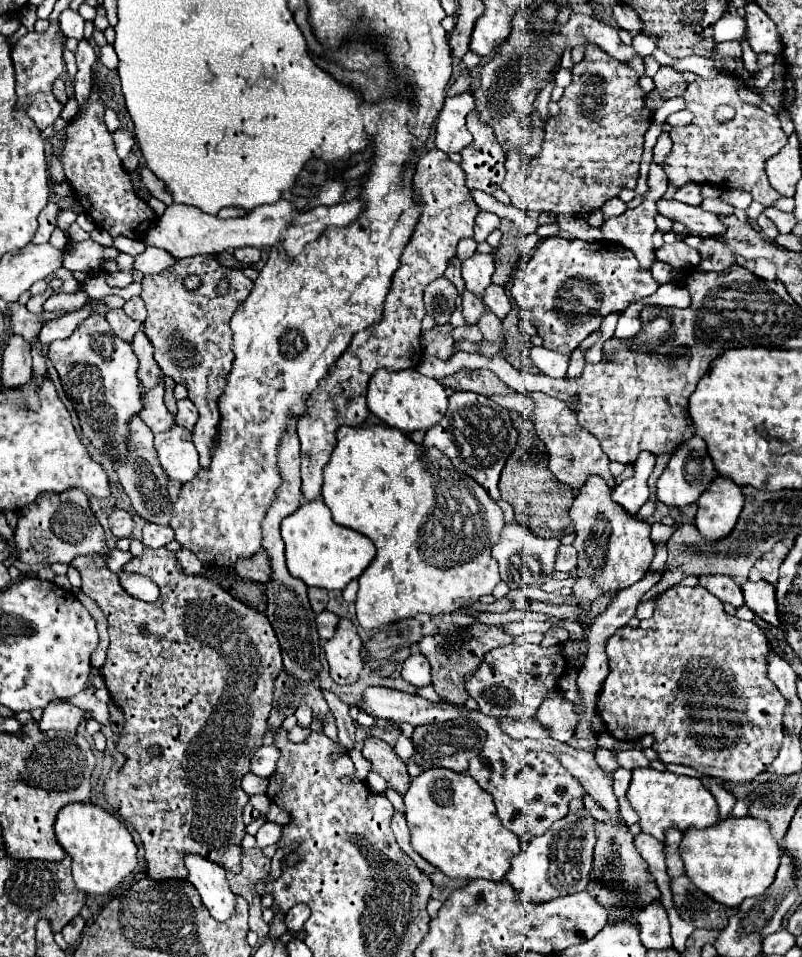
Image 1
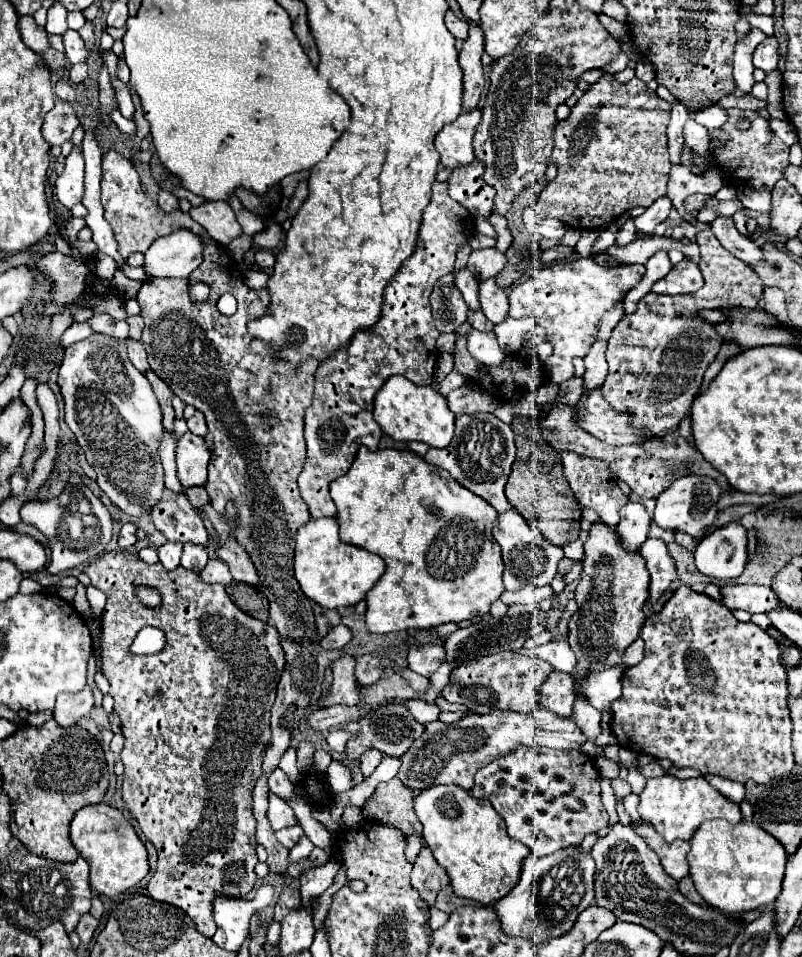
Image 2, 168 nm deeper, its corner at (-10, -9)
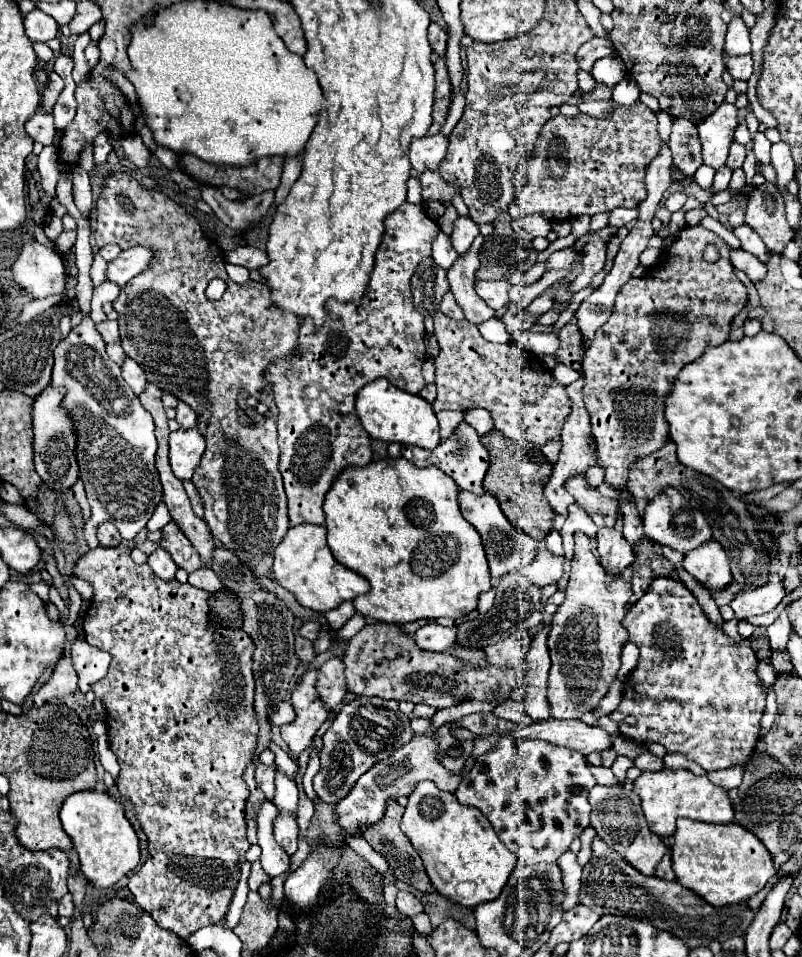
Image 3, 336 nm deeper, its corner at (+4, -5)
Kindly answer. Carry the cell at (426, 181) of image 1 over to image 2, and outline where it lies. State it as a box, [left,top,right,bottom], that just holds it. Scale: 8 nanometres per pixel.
[299,182,475,518]

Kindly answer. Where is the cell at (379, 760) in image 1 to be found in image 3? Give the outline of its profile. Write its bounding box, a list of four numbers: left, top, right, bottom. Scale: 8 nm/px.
[363,800,433,892]

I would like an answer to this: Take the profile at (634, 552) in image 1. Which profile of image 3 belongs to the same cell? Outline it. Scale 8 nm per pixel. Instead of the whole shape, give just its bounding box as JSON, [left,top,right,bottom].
[547,532,633,720]

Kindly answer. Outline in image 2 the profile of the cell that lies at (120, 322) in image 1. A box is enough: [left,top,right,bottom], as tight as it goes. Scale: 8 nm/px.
[127,340,149,372]

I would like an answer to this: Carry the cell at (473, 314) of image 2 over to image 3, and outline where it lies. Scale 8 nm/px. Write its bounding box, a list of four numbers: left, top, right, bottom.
[441,292,465,320]

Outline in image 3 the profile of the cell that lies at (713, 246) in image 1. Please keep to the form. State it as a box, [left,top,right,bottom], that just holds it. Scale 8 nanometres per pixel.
[583,226,747,552]

